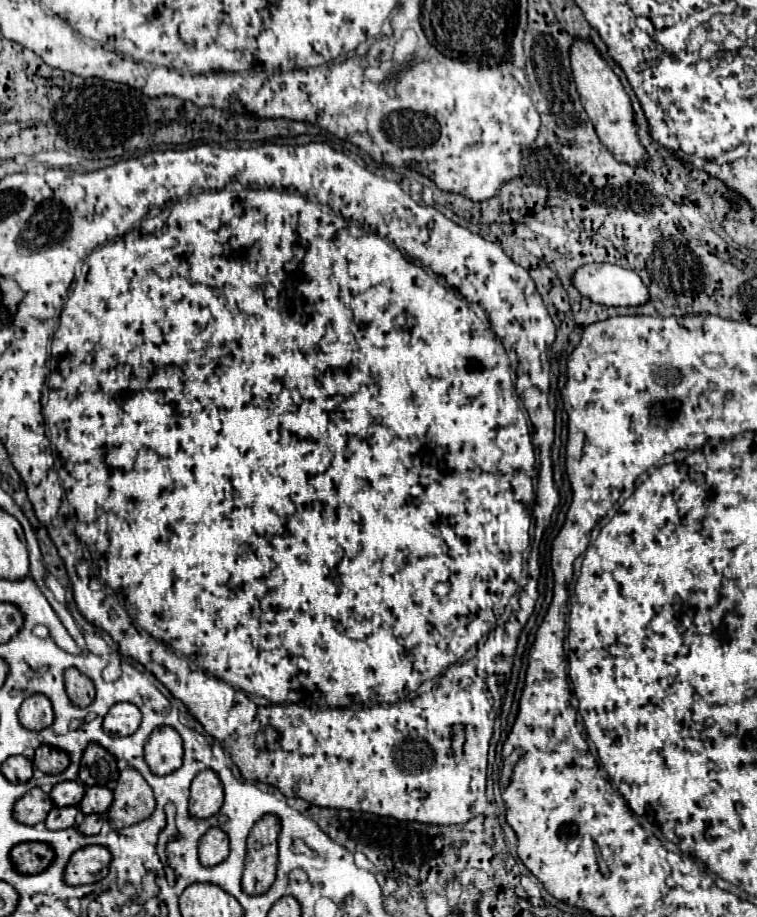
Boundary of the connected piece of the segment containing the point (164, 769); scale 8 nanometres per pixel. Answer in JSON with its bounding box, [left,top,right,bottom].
[145,727,183,775]

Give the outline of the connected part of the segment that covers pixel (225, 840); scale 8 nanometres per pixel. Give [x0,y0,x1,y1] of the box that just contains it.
[199,827,229,867]

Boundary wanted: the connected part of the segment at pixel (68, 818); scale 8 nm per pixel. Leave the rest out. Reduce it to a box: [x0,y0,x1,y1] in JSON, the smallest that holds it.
[45,807,77,829]

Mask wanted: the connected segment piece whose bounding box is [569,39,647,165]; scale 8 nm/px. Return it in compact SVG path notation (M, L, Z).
M575 39L571 45L571 67L573 67L573 79L577 85L577 91L581 95L581 103L599 135L603 145L623 163L637 165L639 161L647 161L647 151L641 147L635 123L633 123L633 109L629 95L625 93L619 77L613 73L613 69L607 65L607 61L601 57L597 47L589 39Z

